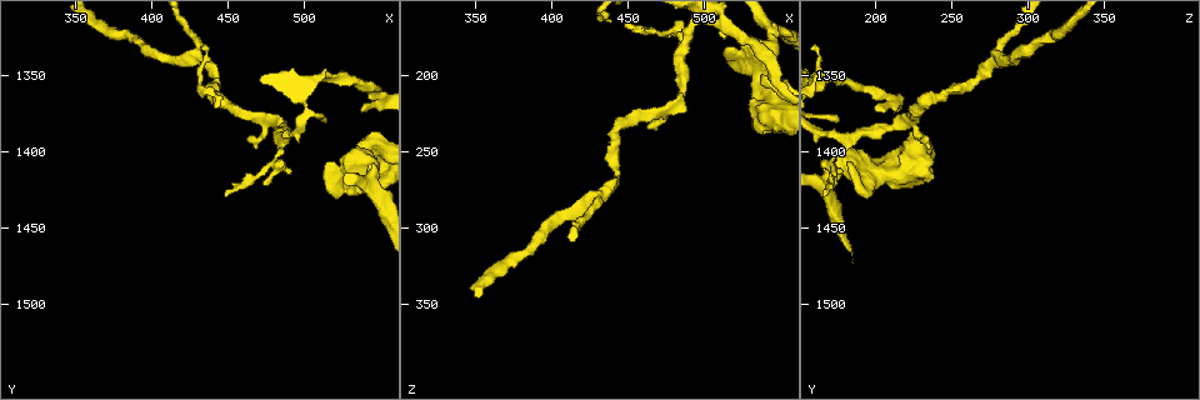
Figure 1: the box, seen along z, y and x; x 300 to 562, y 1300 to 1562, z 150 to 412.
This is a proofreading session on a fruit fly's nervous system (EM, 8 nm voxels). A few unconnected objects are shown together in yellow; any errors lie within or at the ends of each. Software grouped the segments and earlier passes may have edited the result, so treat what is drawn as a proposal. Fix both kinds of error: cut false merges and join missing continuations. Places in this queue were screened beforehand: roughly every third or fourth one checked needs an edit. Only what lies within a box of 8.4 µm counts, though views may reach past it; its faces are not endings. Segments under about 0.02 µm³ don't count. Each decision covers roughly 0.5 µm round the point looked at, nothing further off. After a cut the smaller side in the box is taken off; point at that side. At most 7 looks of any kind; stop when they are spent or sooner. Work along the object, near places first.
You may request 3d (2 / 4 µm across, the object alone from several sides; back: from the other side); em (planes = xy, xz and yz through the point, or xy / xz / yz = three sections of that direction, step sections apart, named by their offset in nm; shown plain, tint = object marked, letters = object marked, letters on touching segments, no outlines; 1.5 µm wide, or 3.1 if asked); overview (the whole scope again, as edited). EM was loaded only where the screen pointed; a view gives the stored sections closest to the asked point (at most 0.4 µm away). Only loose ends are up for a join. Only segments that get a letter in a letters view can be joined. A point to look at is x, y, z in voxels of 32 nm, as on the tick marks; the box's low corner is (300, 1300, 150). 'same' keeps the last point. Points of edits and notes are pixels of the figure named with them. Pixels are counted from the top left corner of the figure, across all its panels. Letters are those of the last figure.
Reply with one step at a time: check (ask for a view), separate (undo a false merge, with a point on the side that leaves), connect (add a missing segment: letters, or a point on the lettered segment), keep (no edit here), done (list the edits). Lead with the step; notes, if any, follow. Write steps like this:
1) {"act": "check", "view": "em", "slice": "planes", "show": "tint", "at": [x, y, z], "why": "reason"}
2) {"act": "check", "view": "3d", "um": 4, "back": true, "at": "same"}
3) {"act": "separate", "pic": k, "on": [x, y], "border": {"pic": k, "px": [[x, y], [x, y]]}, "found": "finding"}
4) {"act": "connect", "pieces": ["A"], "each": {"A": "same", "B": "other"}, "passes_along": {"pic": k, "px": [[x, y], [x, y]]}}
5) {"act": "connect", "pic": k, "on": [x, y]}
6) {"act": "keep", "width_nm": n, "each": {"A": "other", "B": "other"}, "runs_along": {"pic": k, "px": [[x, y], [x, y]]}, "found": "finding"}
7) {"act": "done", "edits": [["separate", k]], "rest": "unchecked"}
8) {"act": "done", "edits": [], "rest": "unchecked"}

{"act": "check", "view": "3d", "um": 2, "back": true, "at": [428, 1334, 278], "why": "two arms in line, one across"}

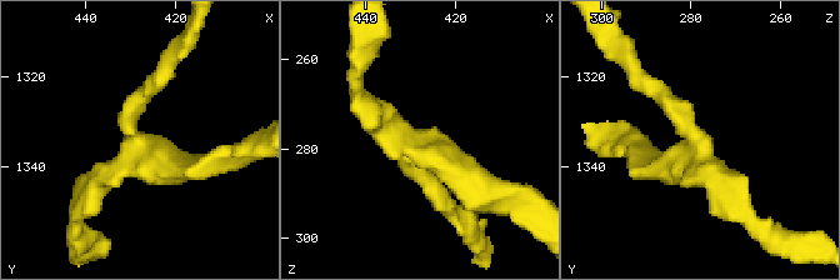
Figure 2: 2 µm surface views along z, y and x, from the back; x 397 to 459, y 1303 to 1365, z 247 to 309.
{"act": "check", "view": "em", "slice": "planes", "show": "tint", "at": [428, 1335, 278], "arms": 3, "why": "now the EM"}

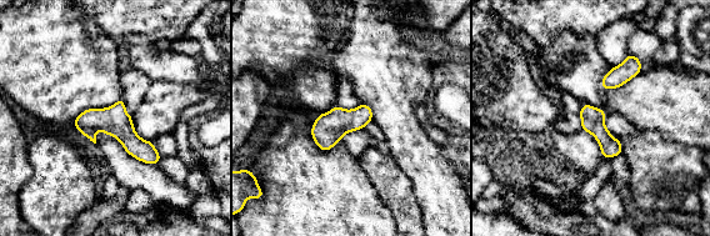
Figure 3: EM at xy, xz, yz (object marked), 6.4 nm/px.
{"act": "check", "view": "em", "slice": "planes", "show": "letters", "at": "same"}

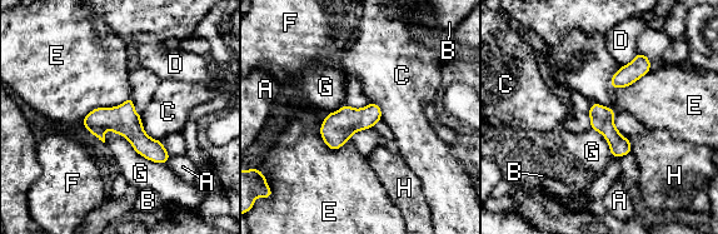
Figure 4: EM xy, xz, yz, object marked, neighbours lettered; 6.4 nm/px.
{"act": "keep", "width_nm": 140, "each": {"A": "other", "B": "other", "C": "other", "D": "other", "E": "other", "F": "other", "G": "other", "H": "other"}, "runs_along": {"pic": 4, "px": [[86, 120], [121, 120], [163, 160]]}, "found": "one neuron here"}

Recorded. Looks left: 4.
{"act": "check", "view": "em", "slice": "planes", "show": "tint", "at": [486, 1392, 182], "why": "three-way junction"}

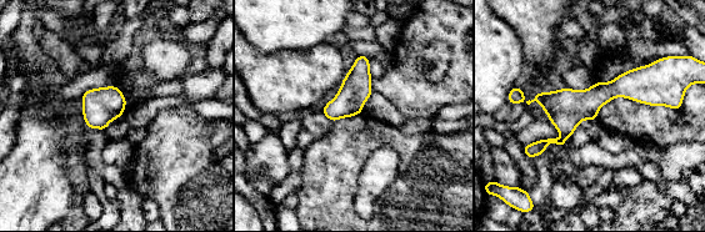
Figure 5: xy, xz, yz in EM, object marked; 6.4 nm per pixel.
{"act": "check", "view": "em", "slice": "planes", "show": "letters", "at": "same", "why": "see the neighbours"}

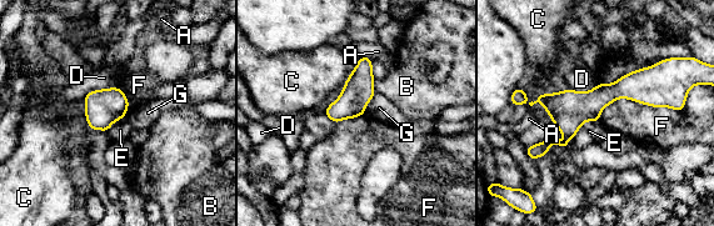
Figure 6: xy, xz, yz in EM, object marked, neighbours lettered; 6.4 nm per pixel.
{"act": "keep", "each": {"A": "other", "B": "other", "C": "other", "D": "other", "E": "other", "F": "other", "G": "other"}, "border": {"pic": 6, "px": [[598, 120], [585, 121], [573, 137]]}, "found": "continuous, no second neuron"}

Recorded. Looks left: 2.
{"act": "check", "view": "em", "slice": "xy", "step": 4, "show": "letters", "at": [536, 1374, 204], "why": "branch stops here"}

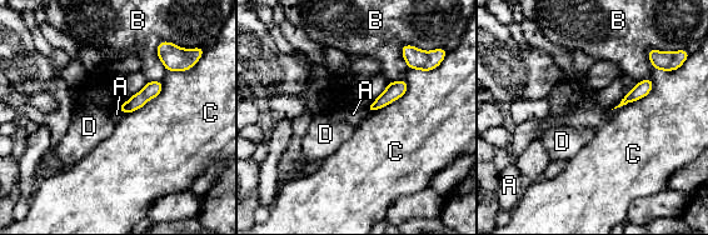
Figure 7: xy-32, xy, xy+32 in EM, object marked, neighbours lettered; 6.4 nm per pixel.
{"act": "check", "view": "em", "slice": "planes", "show": "letters", "at": "same", "why": "cut it another way"}

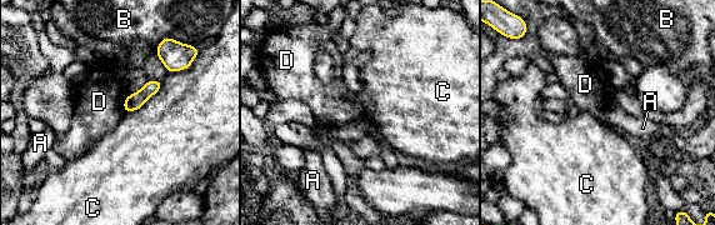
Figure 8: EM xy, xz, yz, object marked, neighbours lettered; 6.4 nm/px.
{"act": "keep", "width_nm": 110, "each": {"A": "other", "B": "other", "C": "other", "D": "other"}, "border": {"pic": 8, "px": [[125, 98], [124, 111]]}, "found": "none of them fits"}

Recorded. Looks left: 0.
{"act": "done", "edits": [], "rest": "unchecked"}

